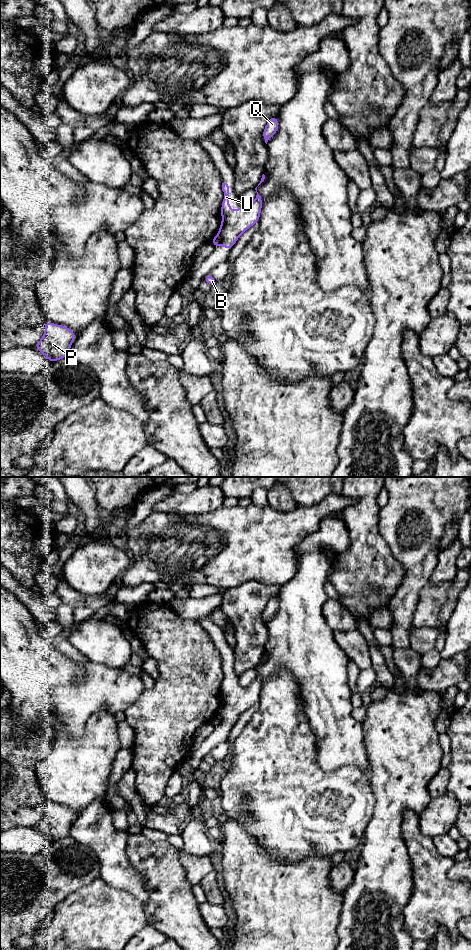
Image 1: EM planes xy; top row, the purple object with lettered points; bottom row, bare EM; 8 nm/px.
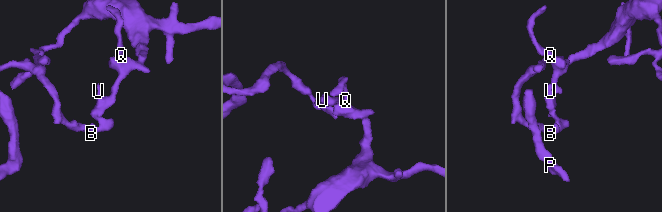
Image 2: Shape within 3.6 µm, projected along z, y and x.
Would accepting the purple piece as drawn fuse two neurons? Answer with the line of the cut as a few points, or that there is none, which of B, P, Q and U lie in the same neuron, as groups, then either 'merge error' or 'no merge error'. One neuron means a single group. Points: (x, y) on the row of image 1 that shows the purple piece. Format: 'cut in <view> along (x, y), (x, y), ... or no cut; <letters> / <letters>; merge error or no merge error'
cut in xy along (218, 234), (221, 238), (221, 244); B P / Q U; merge error

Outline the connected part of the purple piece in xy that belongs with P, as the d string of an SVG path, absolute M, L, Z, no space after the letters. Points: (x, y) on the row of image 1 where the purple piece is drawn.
M45 321L45 334L34 346L53 363L69 356L70 347L75 340L74 332L66 327Z

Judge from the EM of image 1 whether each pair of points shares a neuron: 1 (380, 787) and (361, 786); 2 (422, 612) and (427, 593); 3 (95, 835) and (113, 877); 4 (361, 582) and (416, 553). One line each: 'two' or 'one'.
1: two
2: one
3: one
4: two

